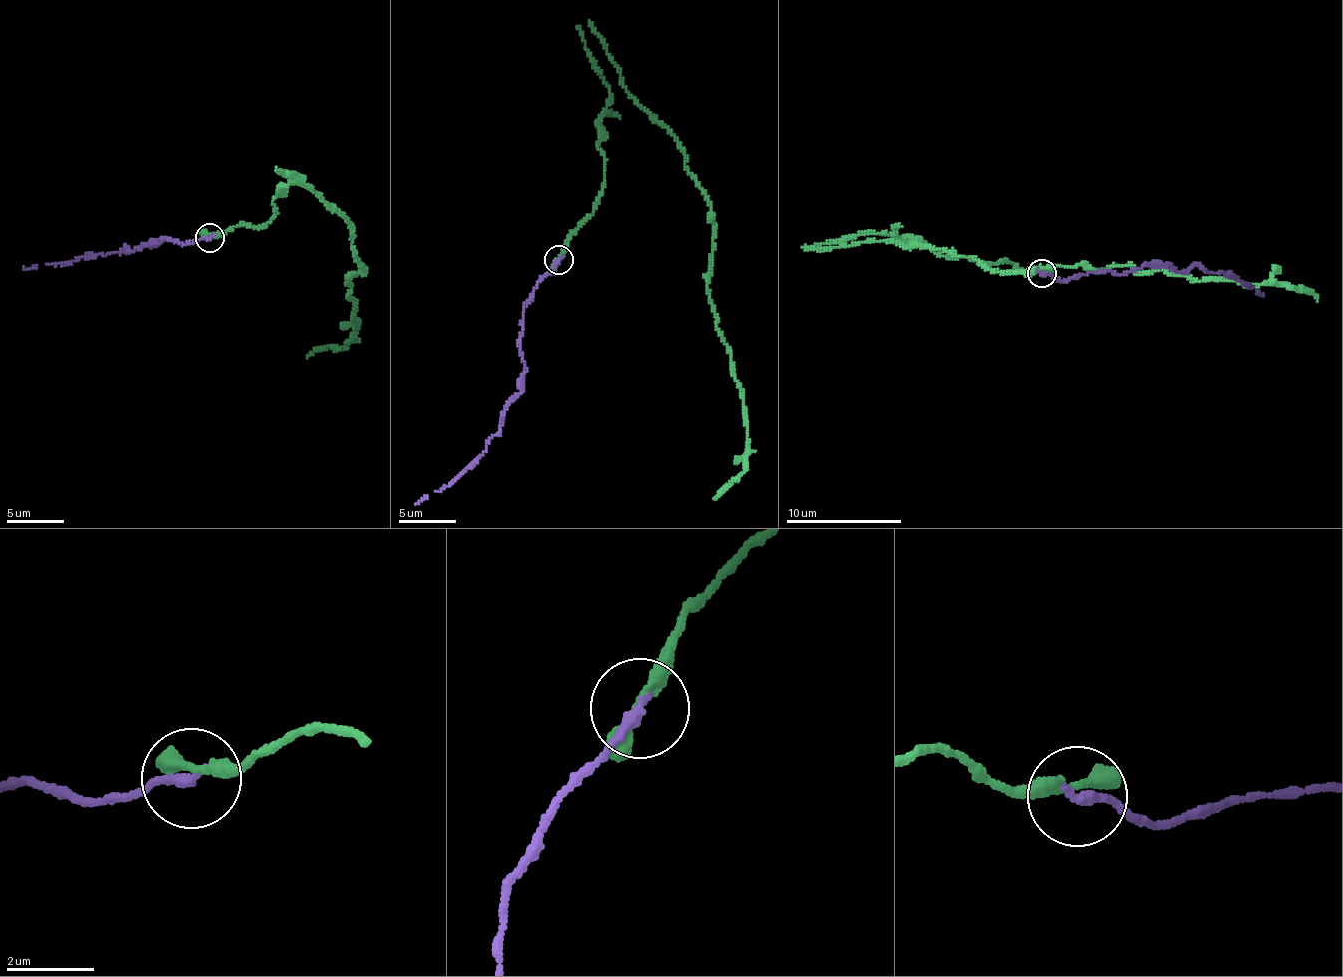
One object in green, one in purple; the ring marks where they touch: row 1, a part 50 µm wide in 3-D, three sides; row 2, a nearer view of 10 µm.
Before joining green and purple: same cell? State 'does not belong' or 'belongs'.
belongs

